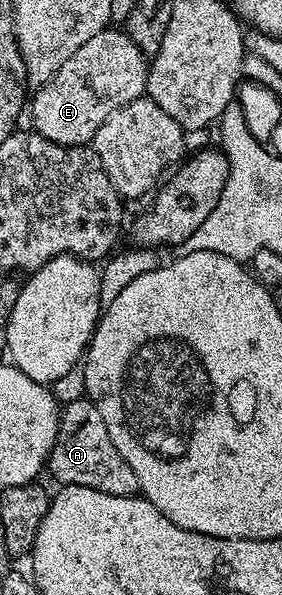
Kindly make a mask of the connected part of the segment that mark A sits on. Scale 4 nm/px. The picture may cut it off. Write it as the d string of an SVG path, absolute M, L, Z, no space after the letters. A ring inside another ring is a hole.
M87 397L63 403L46 470L64 486L94 488L98 492L114 496L132 496L140 488L138 476L134 476L134 468L130 468L130 464L126 464L126 460L118 456L118 448L114 448L98 408Z

